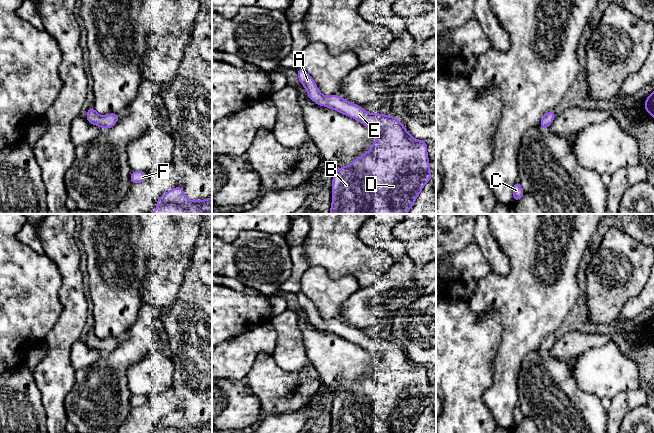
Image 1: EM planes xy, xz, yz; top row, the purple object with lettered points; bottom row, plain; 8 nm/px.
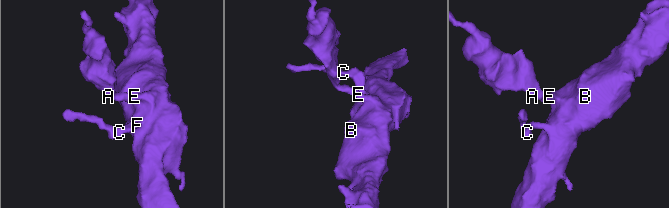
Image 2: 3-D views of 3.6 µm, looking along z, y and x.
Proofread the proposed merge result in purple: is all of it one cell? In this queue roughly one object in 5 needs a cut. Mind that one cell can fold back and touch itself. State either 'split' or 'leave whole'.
leave whole

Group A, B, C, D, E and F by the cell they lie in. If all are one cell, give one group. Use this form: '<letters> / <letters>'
A B C D E F

